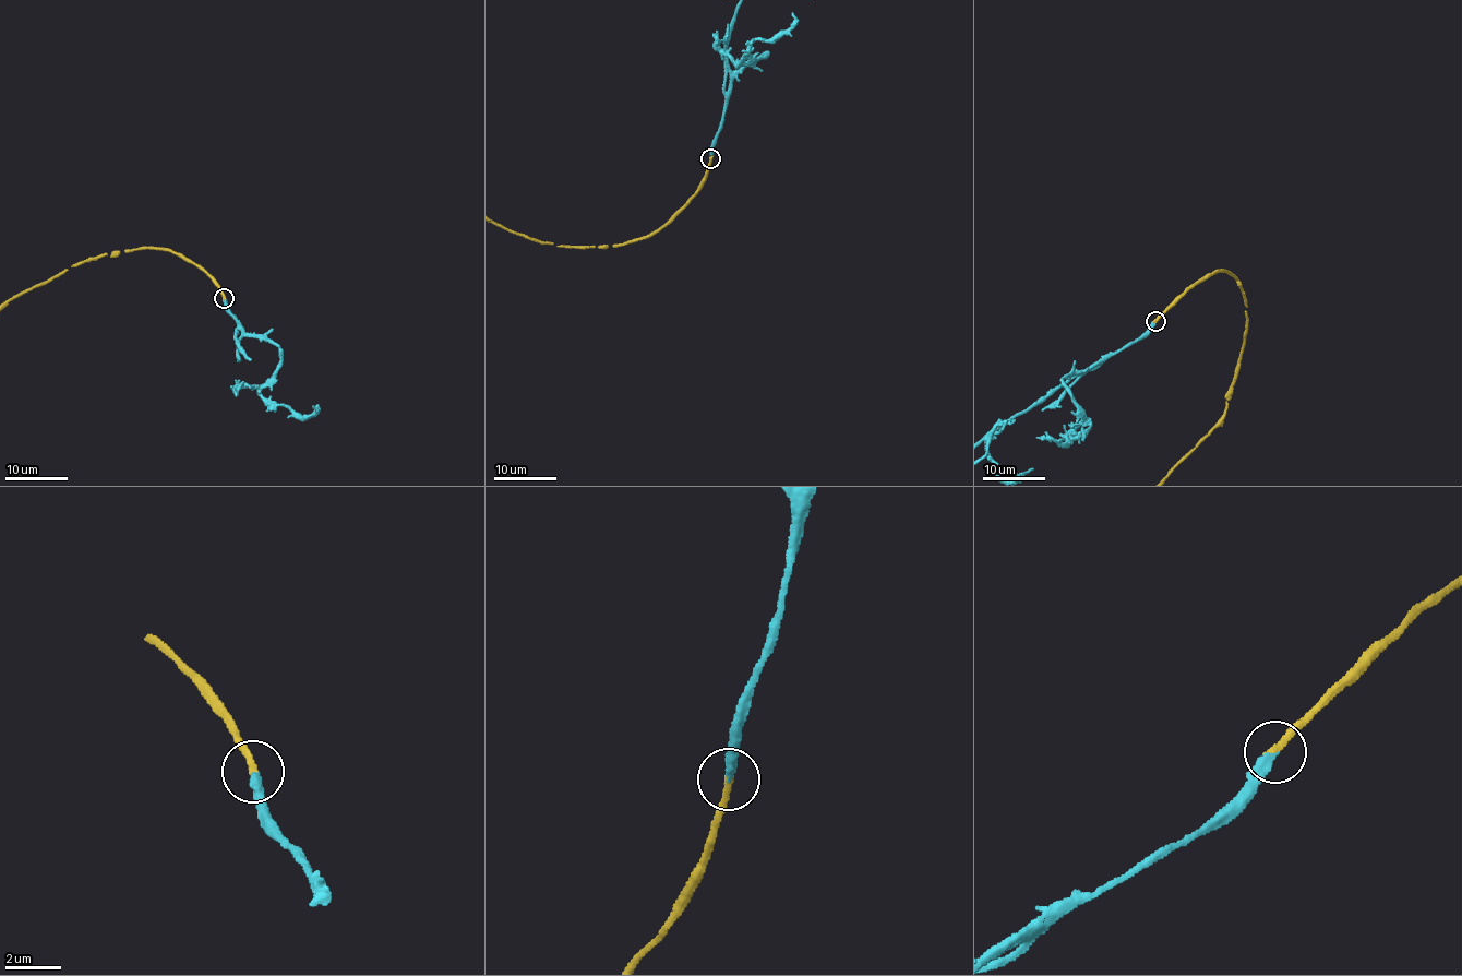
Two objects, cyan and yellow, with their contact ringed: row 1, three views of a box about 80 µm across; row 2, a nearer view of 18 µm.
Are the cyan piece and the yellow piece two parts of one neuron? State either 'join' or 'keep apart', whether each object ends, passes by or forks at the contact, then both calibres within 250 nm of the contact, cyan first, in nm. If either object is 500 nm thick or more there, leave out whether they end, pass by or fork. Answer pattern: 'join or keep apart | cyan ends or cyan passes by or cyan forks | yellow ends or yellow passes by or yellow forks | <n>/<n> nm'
join | cyan ends | yellow ends | 360/260 nm

